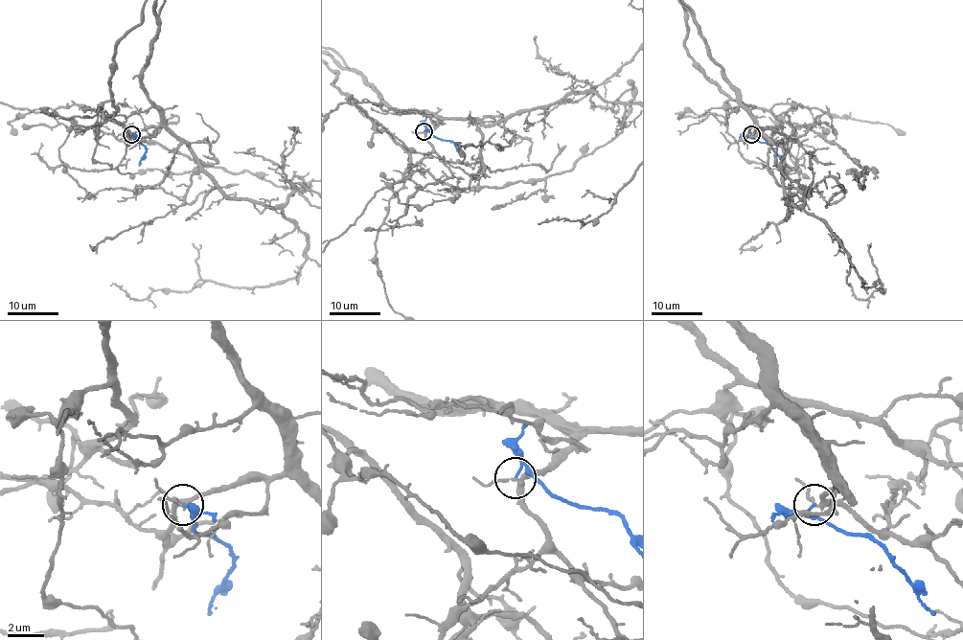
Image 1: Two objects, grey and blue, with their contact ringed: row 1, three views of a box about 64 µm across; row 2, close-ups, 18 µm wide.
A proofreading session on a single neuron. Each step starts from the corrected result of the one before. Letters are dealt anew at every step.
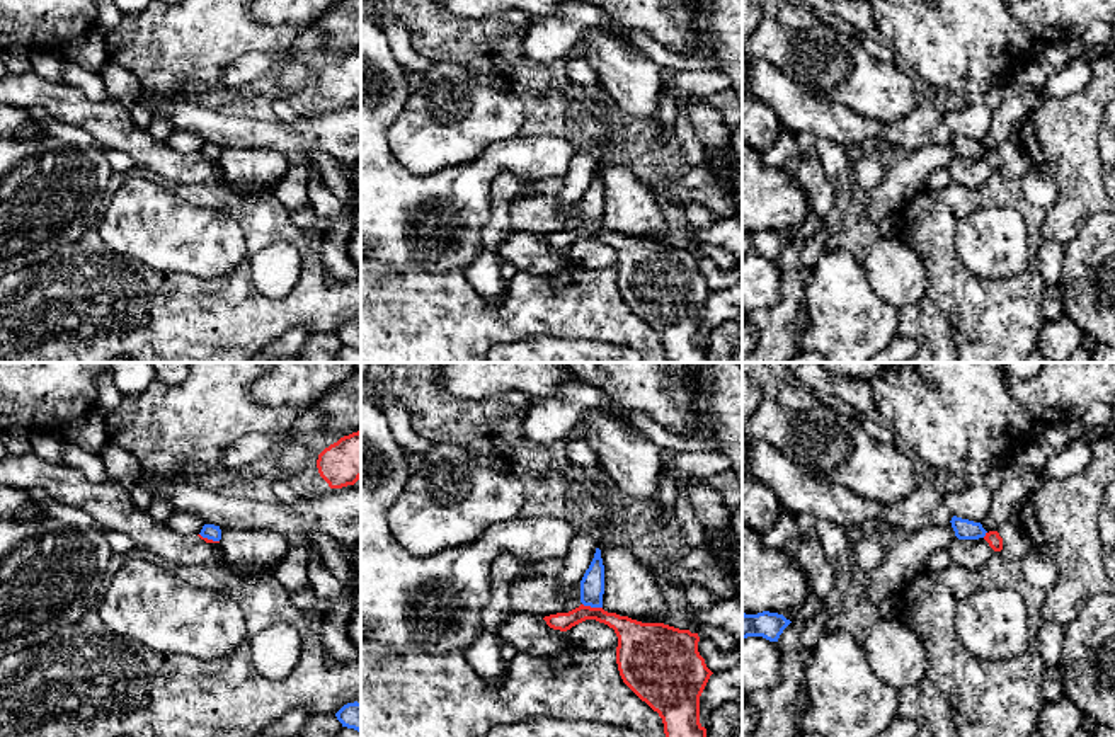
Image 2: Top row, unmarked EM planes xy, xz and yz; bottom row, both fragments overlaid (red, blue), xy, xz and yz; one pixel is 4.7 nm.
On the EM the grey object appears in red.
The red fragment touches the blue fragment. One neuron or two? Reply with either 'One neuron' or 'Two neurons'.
Two neurons

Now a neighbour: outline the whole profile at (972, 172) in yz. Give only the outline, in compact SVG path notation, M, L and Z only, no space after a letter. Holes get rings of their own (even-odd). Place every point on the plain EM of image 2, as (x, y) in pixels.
M984 157L957 158L946 169L953 182L958 182L969 189L984 186L994 174L994 169Z

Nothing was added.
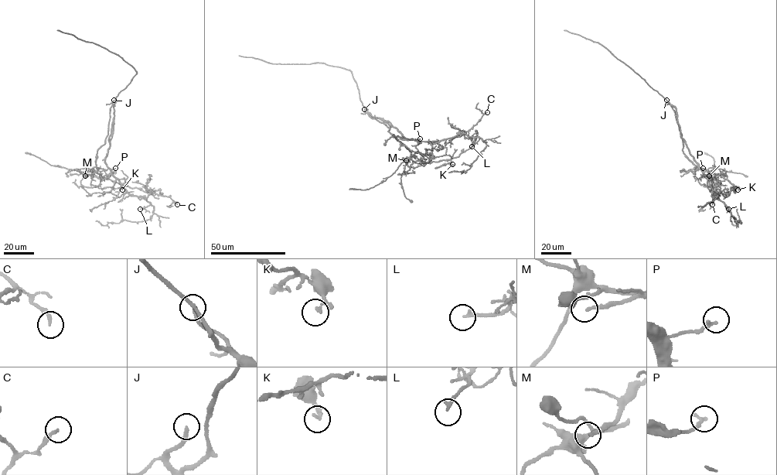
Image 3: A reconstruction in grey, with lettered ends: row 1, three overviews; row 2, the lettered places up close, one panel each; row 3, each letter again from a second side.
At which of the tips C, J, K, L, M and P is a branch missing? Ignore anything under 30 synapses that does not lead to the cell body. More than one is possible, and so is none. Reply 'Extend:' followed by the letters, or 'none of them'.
Extend: J

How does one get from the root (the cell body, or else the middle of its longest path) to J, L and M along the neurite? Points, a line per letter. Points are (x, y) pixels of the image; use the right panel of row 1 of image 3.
J: (679, 125), (676, 109), (666, 100)
L: (679, 125), (679, 134), (689, 152), (711, 181), (712, 195), (728, 209)
M: (679, 125), (679, 134), (689, 152), (703, 176), (708, 179), (709, 175)

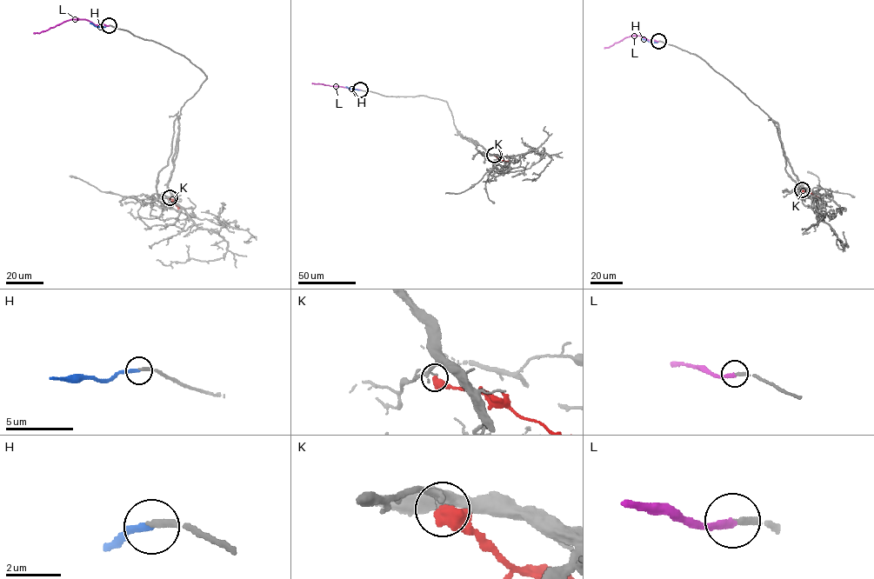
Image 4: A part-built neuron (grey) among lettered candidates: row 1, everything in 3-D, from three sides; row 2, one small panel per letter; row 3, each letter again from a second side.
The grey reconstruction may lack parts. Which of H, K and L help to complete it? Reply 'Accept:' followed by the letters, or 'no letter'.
Accept: L

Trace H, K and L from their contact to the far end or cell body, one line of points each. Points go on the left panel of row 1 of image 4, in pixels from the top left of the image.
H: (109, 25), (96, 27), (90, 23)
K: (170, 197), (181, 208)
L: (109, 25), (71, 19), (34, 33)

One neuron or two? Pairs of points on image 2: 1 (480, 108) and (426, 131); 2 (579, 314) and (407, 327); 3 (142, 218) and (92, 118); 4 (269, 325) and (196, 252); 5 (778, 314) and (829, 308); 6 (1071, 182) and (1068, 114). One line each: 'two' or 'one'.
1: one
2: one
3: two
4: two
5: two
6: one

